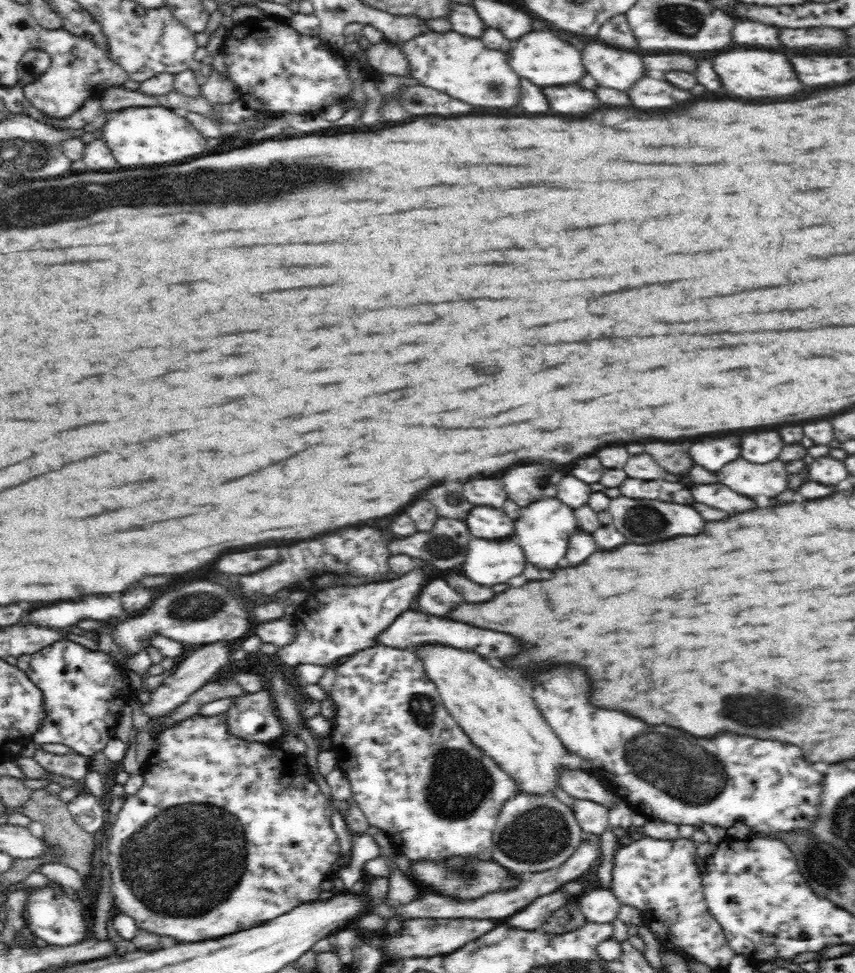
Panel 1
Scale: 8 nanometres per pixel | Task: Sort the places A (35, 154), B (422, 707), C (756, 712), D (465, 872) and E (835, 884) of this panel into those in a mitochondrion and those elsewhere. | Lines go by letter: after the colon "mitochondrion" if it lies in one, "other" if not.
A: mitochondrion
B: mitochondrion
C: mitochondrion
D: mitochondrion
E: mitochondrion

